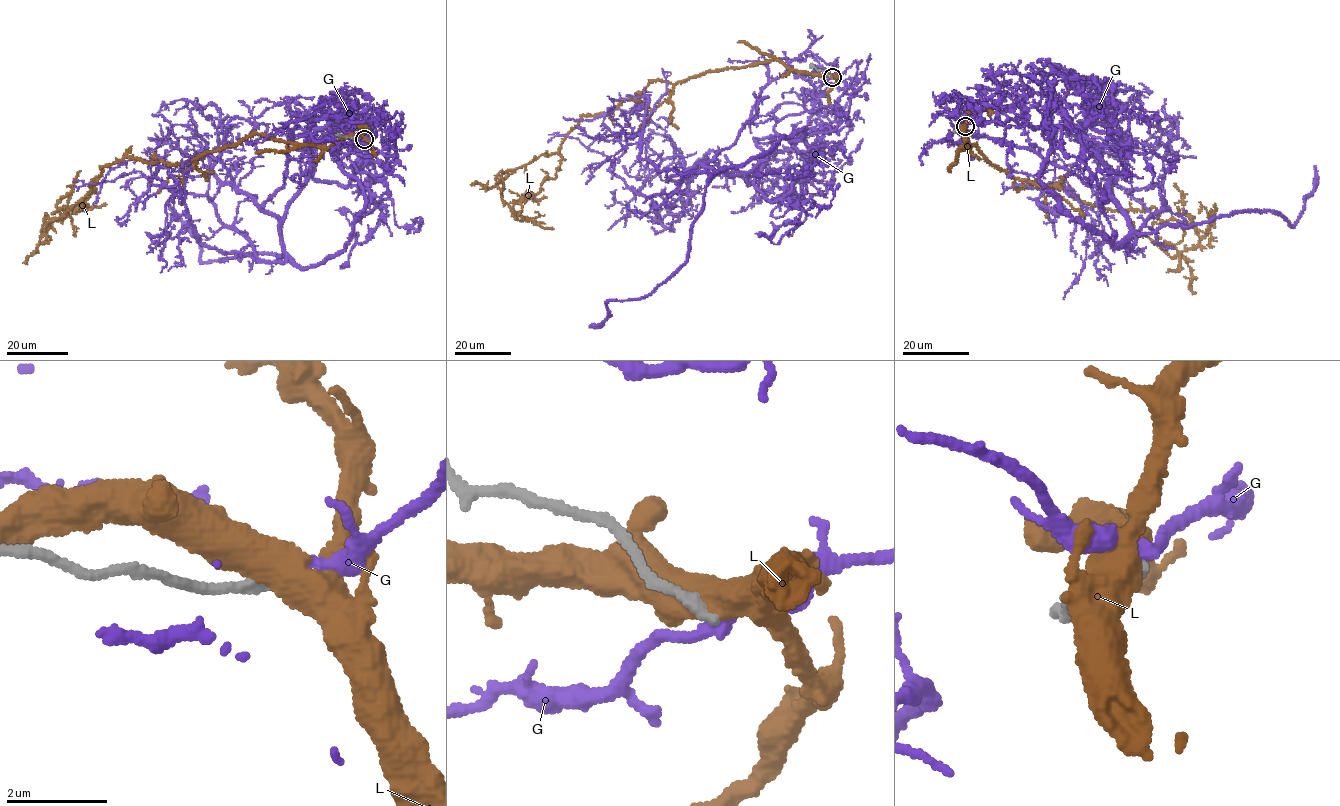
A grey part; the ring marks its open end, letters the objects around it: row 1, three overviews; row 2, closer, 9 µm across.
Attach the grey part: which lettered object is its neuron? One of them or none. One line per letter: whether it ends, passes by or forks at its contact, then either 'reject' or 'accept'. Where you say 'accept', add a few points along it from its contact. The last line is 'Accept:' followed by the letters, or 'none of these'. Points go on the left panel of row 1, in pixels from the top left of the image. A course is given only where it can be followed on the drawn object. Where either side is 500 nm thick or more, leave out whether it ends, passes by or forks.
G: it passes by; reject
L: reject
Accept: none of these

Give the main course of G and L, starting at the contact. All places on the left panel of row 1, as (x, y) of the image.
G: (363, 139), (342, 129), (349, 112), (319, 128), (283, 260), (204, 245), (153, 162), (112, 168), (92, 204)
L: (363, 139), (322, 146), (250, 134), (179, 163), (128, 156), (102, 166), (95, 191), (62, 222), (80, 199)

